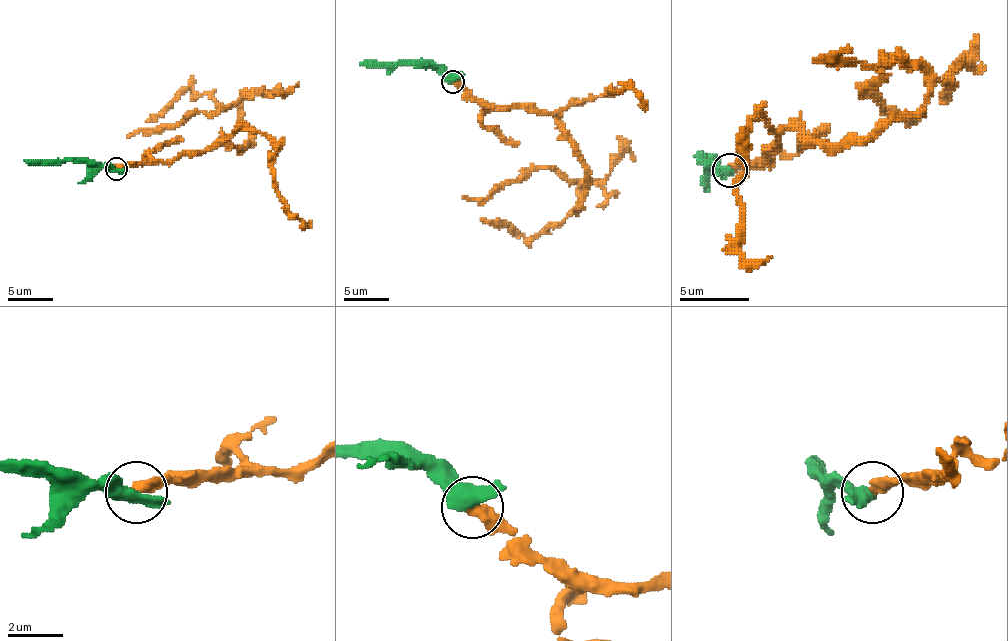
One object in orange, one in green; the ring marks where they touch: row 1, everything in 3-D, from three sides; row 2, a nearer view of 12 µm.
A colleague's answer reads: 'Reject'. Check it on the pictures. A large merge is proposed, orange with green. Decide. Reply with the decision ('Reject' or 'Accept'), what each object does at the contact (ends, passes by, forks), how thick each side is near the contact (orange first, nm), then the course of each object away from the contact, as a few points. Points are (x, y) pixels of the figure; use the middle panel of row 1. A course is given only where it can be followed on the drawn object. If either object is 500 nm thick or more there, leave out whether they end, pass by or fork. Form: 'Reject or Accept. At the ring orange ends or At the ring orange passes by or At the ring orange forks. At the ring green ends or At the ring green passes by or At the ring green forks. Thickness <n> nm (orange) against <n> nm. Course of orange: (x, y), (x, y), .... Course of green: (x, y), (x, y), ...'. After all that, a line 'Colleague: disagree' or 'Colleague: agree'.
Accept. At the ring orange ends. At the ring green passes by. Thickness 440 nm (orange) against 480 nm. Course of orange: (453, 81), (494, 106), (553, 116), (582, 164), (584, 200), (576, 211), (578, 188), (548, 168), (462, 196). Course of green: (453, 81), (432, 65), (360, 65)
Colleague: disagree

